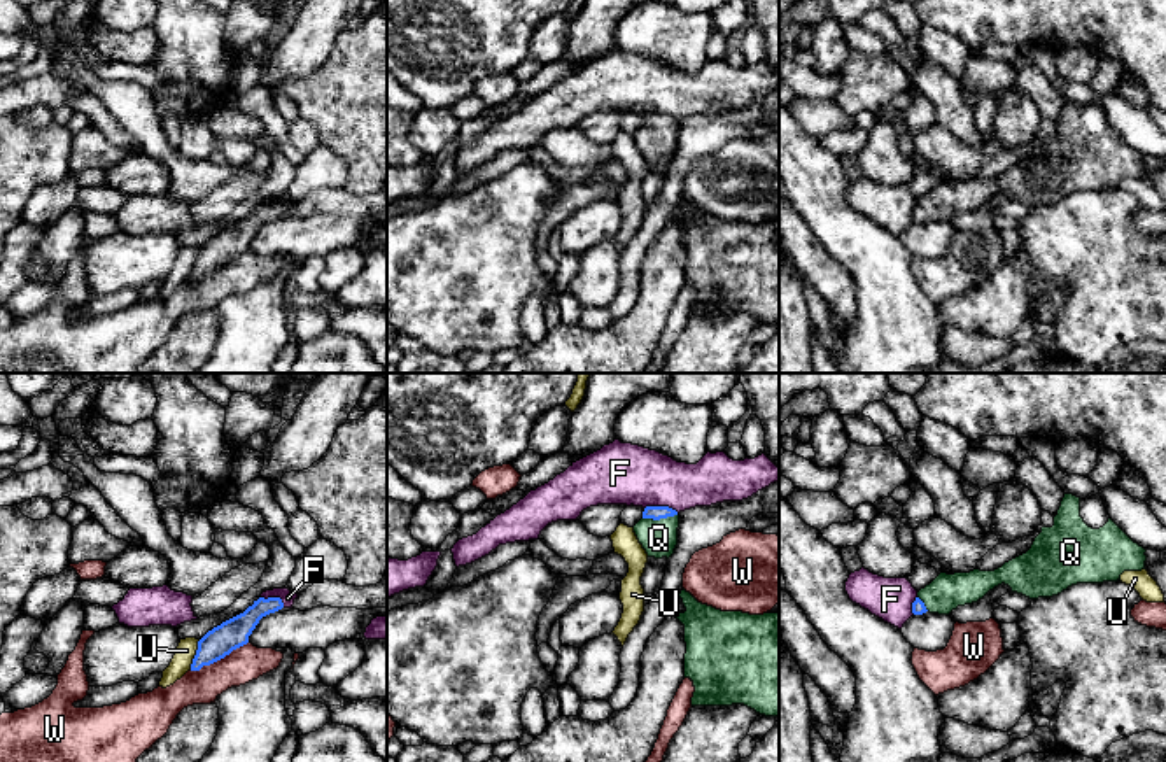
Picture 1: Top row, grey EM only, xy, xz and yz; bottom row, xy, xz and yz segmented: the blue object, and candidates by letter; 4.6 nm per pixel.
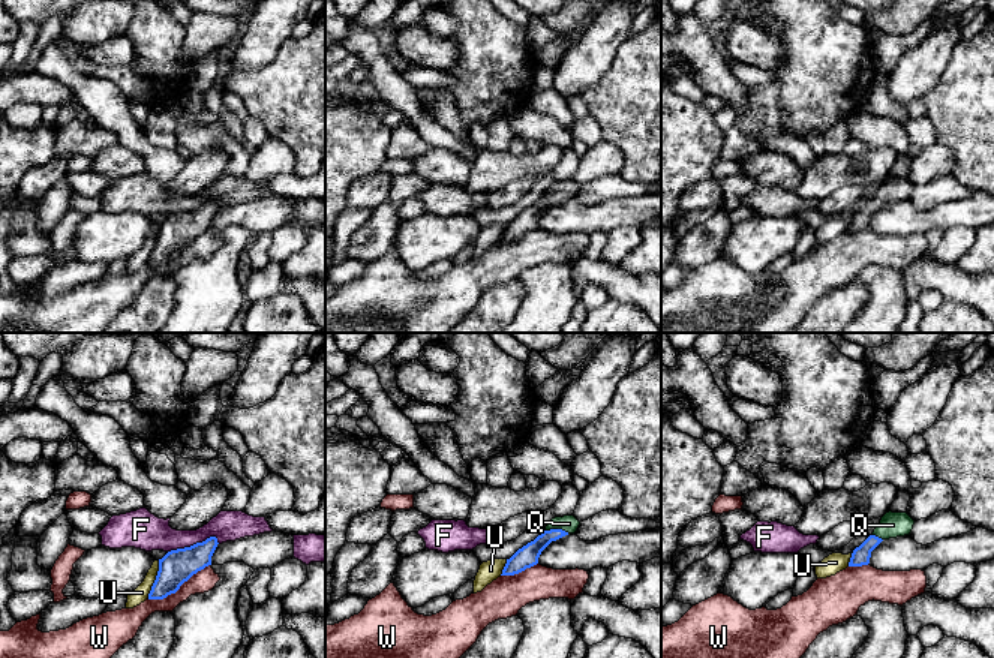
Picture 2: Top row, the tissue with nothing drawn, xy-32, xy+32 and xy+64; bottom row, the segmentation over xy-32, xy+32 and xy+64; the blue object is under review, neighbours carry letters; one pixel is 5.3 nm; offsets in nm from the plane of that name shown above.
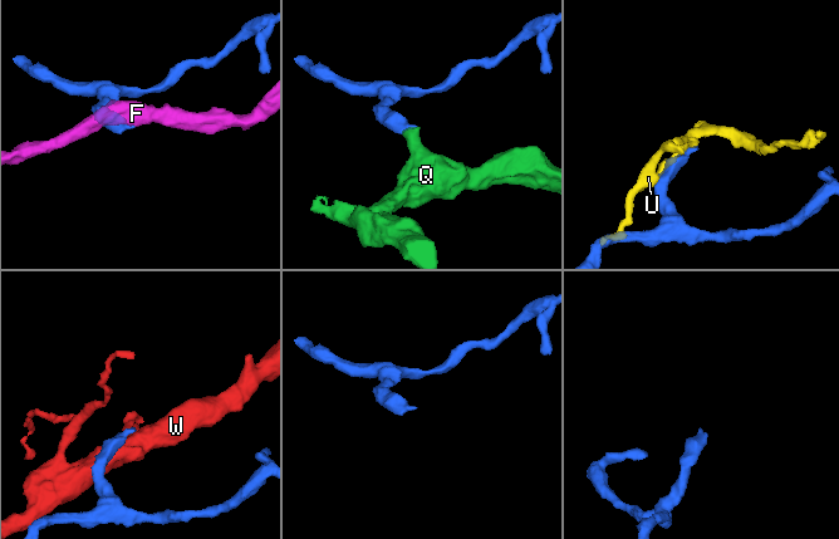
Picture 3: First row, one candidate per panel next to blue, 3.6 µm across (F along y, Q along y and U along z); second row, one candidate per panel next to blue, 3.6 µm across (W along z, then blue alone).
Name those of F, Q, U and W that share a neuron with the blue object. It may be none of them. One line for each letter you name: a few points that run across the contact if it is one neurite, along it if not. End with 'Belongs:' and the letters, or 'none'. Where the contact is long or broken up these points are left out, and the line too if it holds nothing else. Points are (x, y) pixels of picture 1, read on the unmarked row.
Q: line xz (650, 119), (659, 126), (659, 146)
Belongs: Q

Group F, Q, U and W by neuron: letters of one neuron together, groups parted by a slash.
F / Q / U / W

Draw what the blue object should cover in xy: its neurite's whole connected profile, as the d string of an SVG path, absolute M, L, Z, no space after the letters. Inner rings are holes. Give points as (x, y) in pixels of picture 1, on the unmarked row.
M259 205L243 221L222 229L208 238L200 249L198 258L191 272L191 279L200 279L203 273L210 273L233 258L249 250L249 243L259 231L259 228L270 221L284 215L280 205Z

